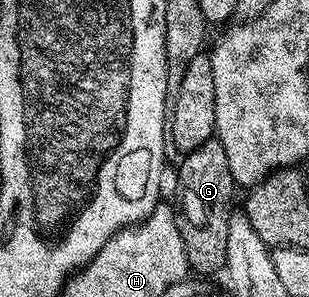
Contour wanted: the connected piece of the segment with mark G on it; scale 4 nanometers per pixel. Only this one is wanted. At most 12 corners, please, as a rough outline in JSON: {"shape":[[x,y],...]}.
{"shape":[[217,138],[177,171],[177,228],[194,272],[220,272],[235,184]]}

